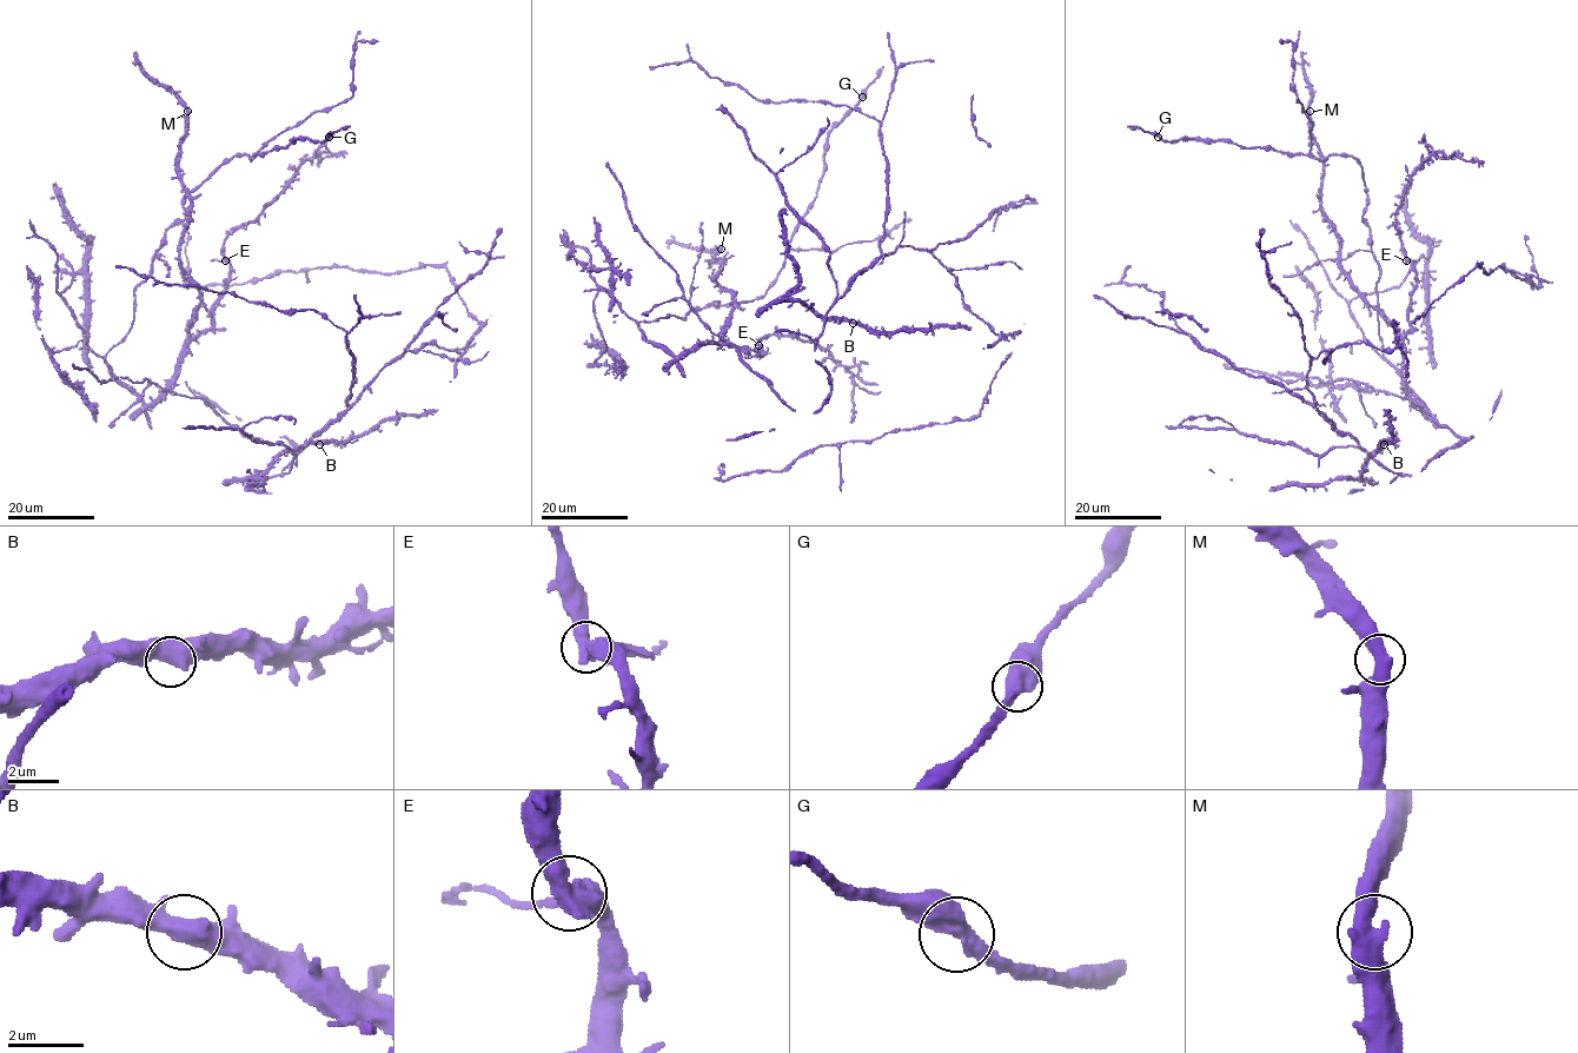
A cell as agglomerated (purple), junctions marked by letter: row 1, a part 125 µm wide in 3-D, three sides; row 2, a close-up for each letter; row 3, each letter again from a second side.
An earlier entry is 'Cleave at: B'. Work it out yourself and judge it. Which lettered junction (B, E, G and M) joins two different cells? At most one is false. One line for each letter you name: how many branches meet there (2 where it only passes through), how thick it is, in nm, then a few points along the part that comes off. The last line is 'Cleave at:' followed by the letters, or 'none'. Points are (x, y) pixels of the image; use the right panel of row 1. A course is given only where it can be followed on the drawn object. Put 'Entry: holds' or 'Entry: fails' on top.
Entry: fails
Cleave at: none

